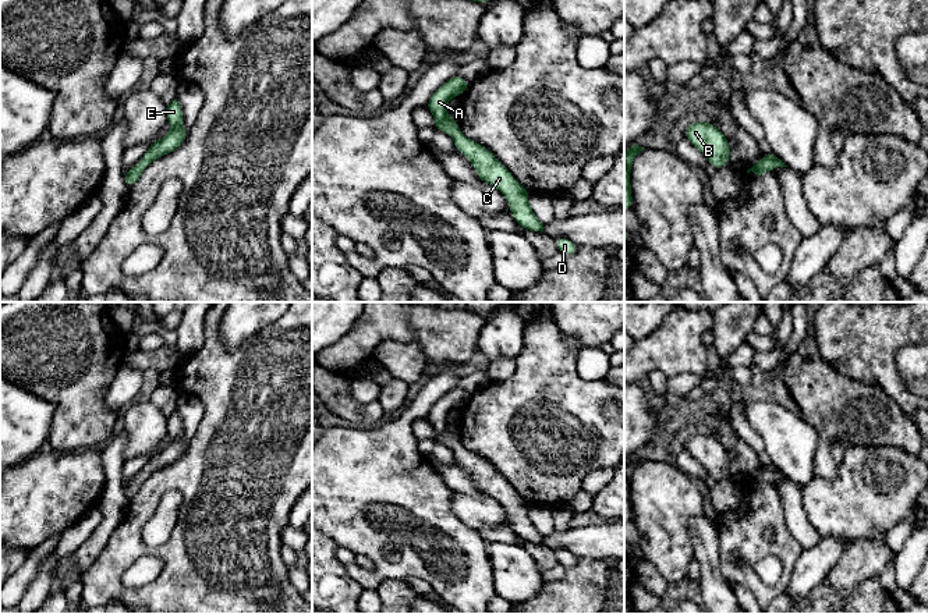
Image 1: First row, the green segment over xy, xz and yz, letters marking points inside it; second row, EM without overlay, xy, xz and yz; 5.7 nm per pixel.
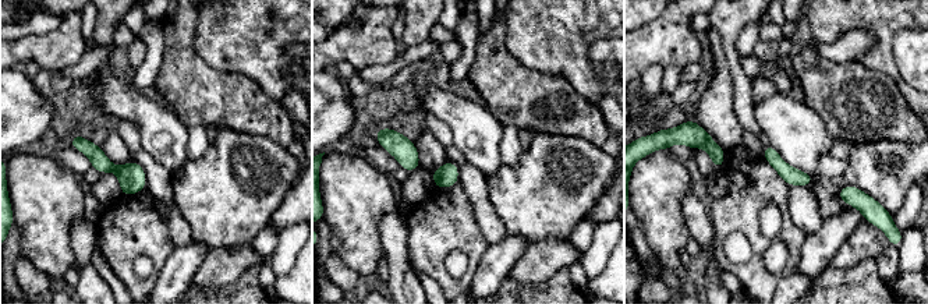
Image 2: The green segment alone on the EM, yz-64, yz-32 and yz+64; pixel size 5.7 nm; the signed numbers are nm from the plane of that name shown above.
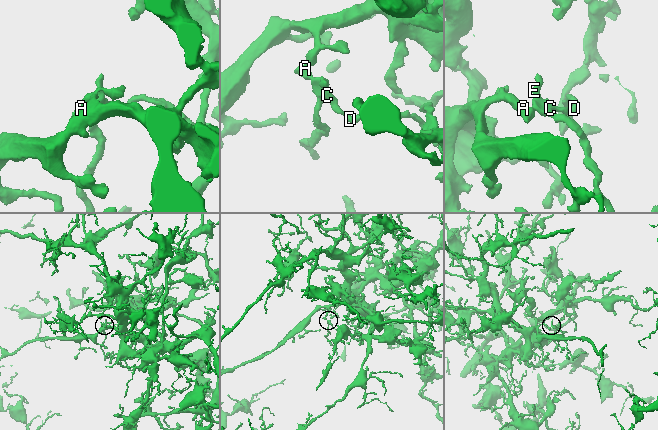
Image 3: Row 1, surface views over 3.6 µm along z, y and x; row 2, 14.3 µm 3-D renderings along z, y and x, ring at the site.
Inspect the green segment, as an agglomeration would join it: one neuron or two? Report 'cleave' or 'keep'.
keep

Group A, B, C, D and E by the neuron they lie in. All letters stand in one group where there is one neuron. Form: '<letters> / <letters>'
A B C D E

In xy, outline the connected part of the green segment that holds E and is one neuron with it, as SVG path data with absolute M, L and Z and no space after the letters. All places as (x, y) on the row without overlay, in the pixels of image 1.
M177 411L167 418L167 432L171 439L169 447L155 452L144 465L142 471L130 483L123 485L123 493L128 500L141 491L142 485L152 473L174 464L187 451L188 444L184 441L183 420Z

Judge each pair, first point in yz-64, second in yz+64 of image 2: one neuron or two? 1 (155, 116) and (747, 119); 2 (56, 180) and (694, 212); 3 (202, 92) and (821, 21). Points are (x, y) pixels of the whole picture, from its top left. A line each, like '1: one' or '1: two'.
1: two
2: two
3: two

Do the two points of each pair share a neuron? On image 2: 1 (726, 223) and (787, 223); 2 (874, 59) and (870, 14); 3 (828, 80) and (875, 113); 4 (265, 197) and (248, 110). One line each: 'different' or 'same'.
1: same
2: same
3: same
4: different

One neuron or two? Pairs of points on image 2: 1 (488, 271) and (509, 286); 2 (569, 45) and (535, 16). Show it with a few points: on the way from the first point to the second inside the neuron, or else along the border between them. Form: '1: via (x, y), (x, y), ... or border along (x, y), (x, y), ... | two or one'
1: border along (507, 276), (496, 289) | two
2: via (560, 41), (544, 24) | one

